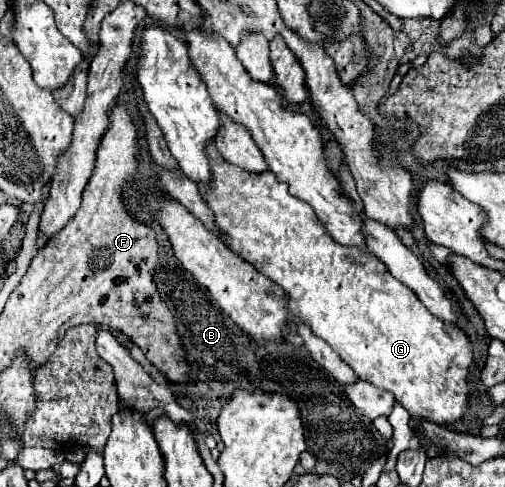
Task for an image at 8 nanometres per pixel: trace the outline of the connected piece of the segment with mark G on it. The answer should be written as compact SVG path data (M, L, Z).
M213 143L209 145L209 159L213 179L205 185L201 183L199 191L205 195L205 201L215 213L217 227L229 235L229 245L235 253L289 293L291 313L309 323L313 333L325 339L359 379L393 393L395 401L401 403L413 417L423 417L437 425L453 425L461 421L461 415L469 409L467 373L473 361L467 335L459 327L433 317L417 295L397 281L375 255L335 243L311 205L293 197L287 191L287 185L277 181L271 171L253 175L237 169L219 155Z

